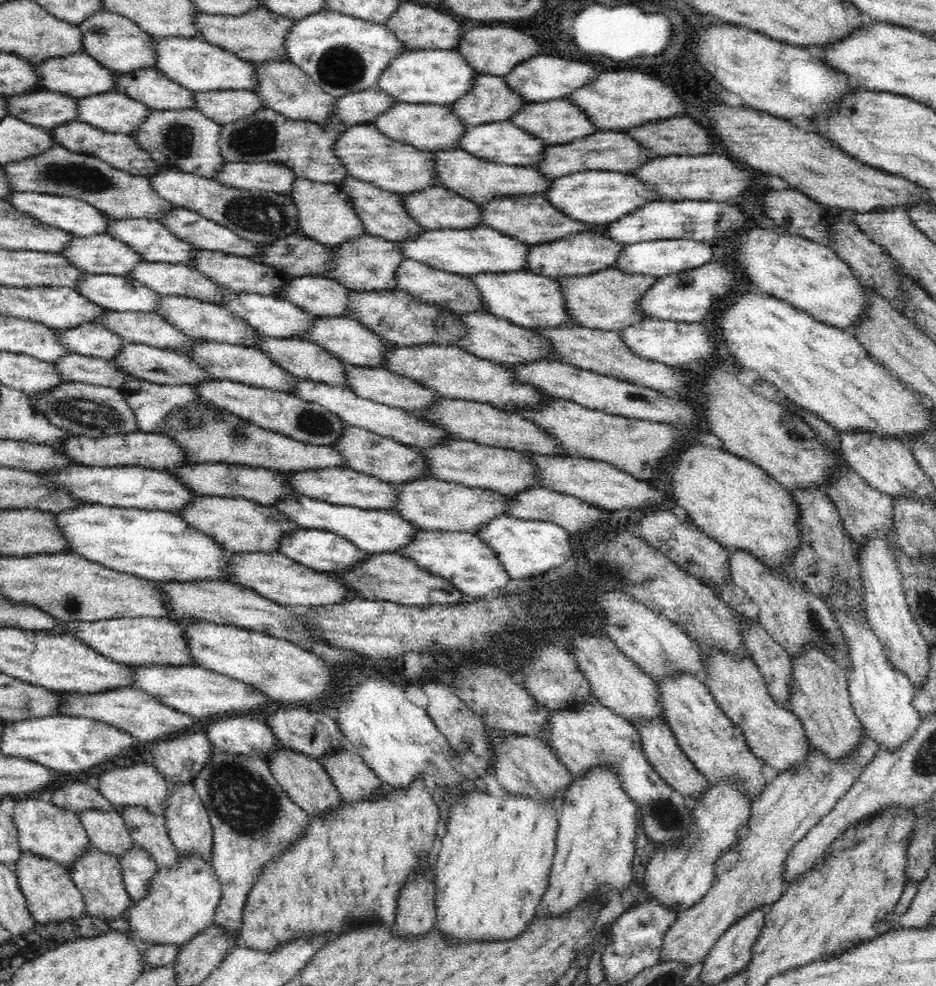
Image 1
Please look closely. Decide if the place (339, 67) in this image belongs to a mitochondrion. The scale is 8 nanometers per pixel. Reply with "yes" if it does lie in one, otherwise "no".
yes

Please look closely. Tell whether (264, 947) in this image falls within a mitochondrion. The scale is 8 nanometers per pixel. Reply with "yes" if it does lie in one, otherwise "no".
no

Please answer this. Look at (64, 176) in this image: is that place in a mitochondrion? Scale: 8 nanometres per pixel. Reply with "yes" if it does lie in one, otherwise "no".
yes

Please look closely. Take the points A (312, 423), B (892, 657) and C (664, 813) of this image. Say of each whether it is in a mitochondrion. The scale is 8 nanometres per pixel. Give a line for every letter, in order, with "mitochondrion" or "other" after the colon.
A: mitochondrion
B: other
C: mitochondrion

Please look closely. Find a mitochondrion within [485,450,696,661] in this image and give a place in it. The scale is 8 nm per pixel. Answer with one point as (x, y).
(598, 543)

